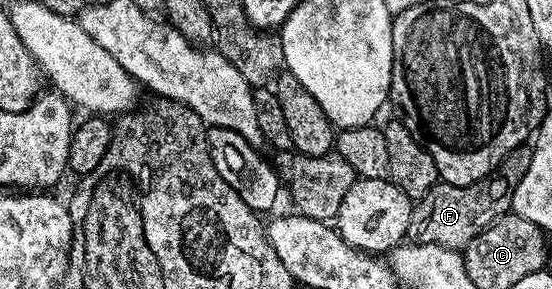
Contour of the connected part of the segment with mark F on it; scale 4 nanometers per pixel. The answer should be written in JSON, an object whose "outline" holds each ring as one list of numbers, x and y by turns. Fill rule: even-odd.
{"outline":[[522,145,517,147,494,171,487,173,479,181,471,185,451,185,438,181,431,190,416,200,413,216,409,222,409,235,418,243,443,245,454,249,463,249,483,229,487,229,500,215,510,214,515,197,515,189,519,181,523,181,528,167,531,165,533,147]]}

